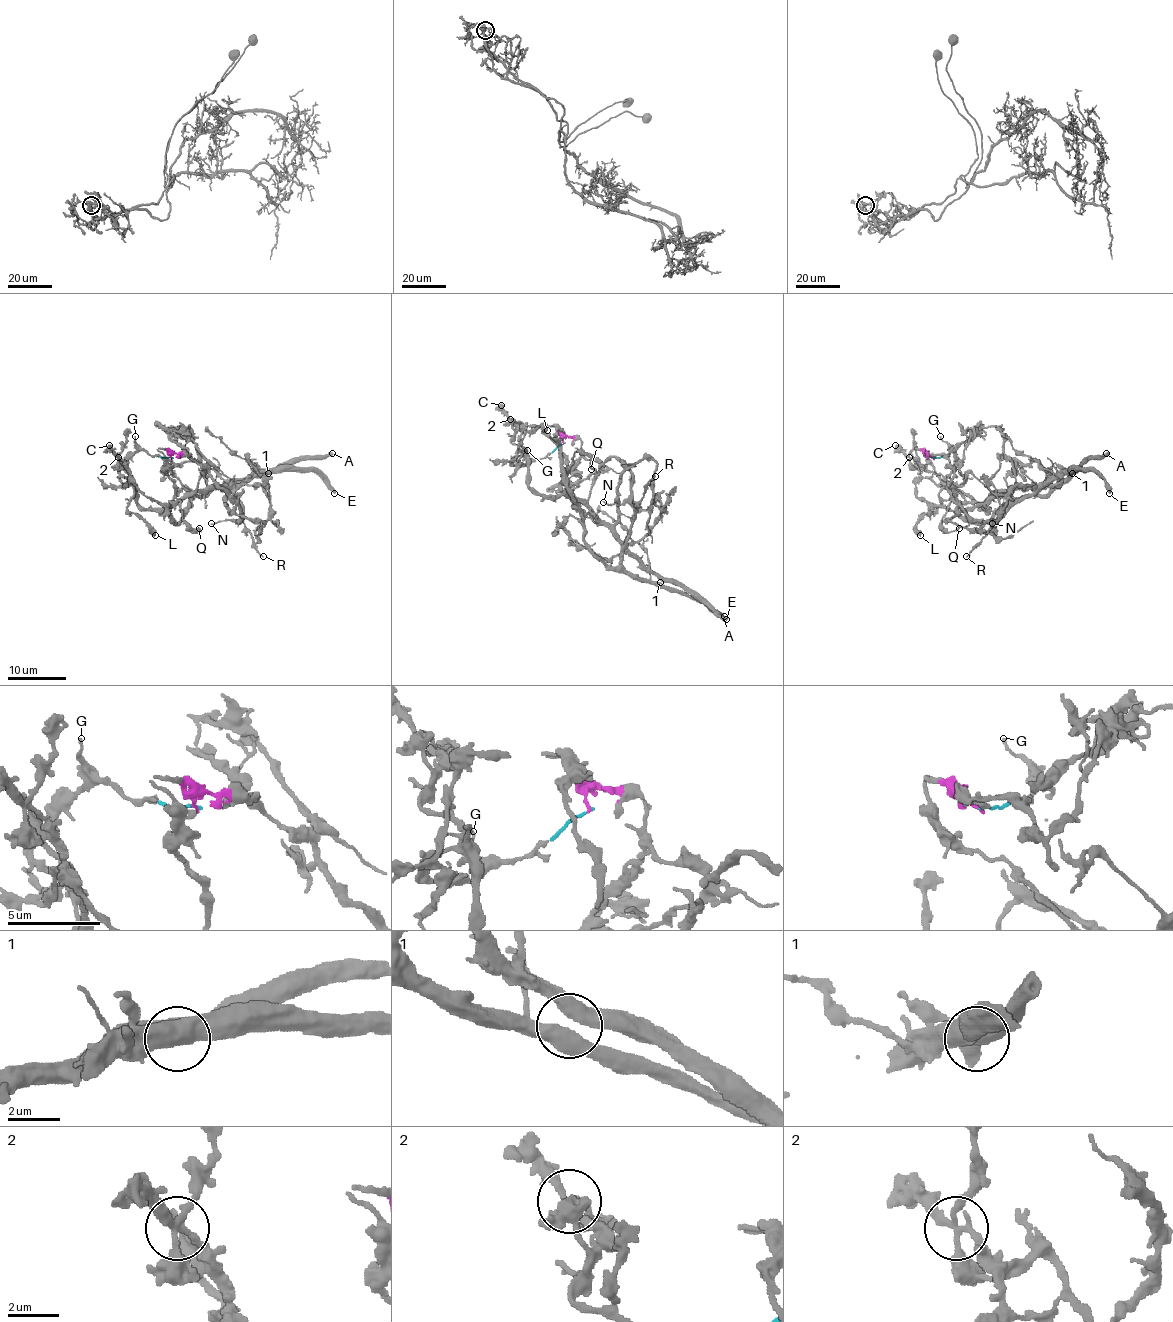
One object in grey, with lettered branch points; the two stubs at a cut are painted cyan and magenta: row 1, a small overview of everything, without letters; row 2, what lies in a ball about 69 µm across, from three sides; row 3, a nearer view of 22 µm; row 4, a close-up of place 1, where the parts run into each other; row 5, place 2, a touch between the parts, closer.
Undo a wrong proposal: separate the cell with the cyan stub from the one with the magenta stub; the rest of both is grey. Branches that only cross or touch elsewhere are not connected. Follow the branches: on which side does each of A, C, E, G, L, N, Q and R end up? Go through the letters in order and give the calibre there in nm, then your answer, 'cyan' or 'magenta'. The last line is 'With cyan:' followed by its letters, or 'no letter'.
A: 500 nm thick; magenta
C: 480 nm thick; magenta
E: 440 nm thick; cyan
G: 130 nm thick; cyan
L: 440 nm thick; cyan
N: 130 nm thick; magenta
Q: 180 nm thick; cyan
R: 130 nm thick; magenta
With cyan: E, G, L, Q

